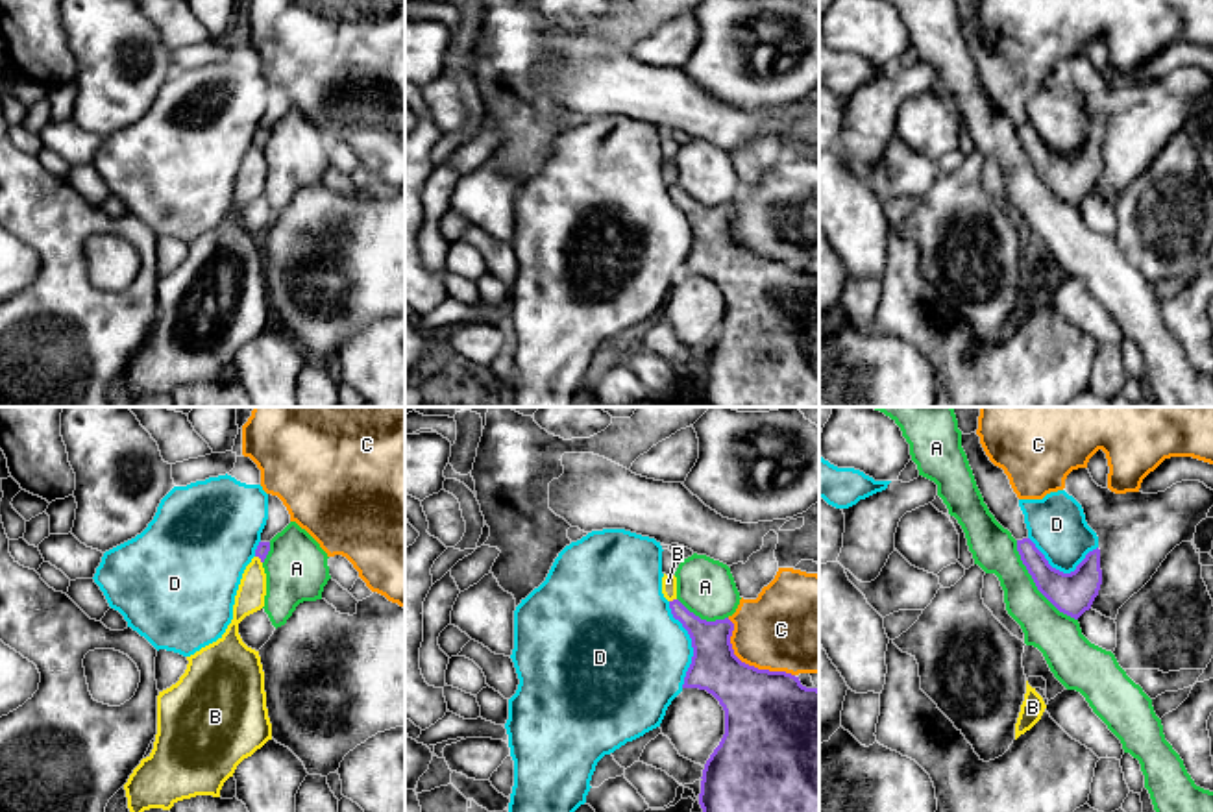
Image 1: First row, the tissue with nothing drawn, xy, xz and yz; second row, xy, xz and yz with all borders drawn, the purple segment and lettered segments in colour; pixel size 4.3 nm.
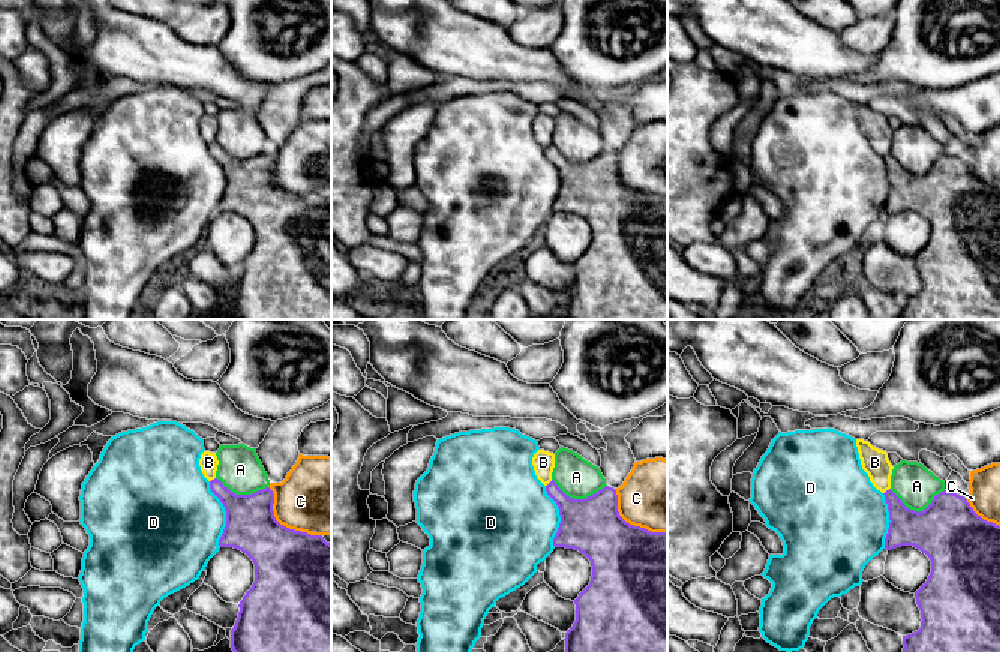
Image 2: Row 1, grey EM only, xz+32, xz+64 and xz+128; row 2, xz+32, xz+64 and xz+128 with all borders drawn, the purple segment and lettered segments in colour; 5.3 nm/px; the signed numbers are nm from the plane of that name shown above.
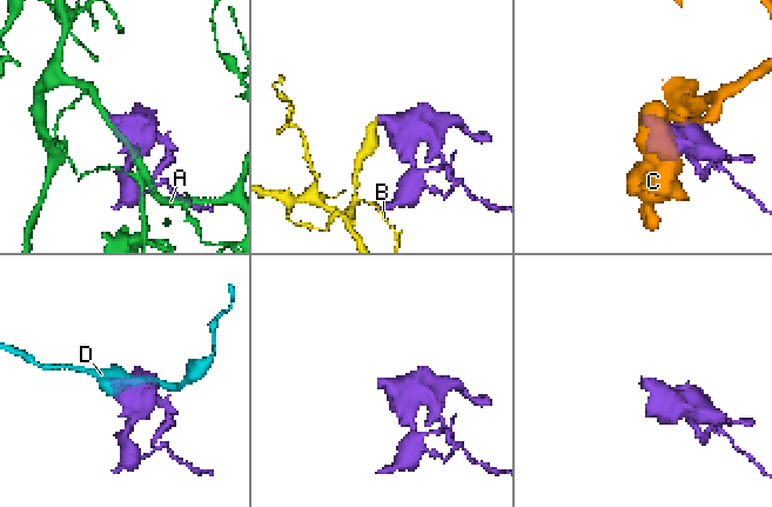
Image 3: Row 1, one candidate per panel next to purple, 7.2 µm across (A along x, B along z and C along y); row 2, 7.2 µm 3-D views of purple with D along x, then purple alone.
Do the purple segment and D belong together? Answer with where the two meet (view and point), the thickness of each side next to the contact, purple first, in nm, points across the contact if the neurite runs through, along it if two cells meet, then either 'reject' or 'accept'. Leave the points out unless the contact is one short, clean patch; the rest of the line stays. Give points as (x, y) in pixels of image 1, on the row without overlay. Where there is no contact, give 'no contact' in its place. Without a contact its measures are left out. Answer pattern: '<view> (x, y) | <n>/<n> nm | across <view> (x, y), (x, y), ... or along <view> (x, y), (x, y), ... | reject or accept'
xz (692, 230) | 200/460 nm | along xz (668, 187), (692, 233), (683, 272) | reject

